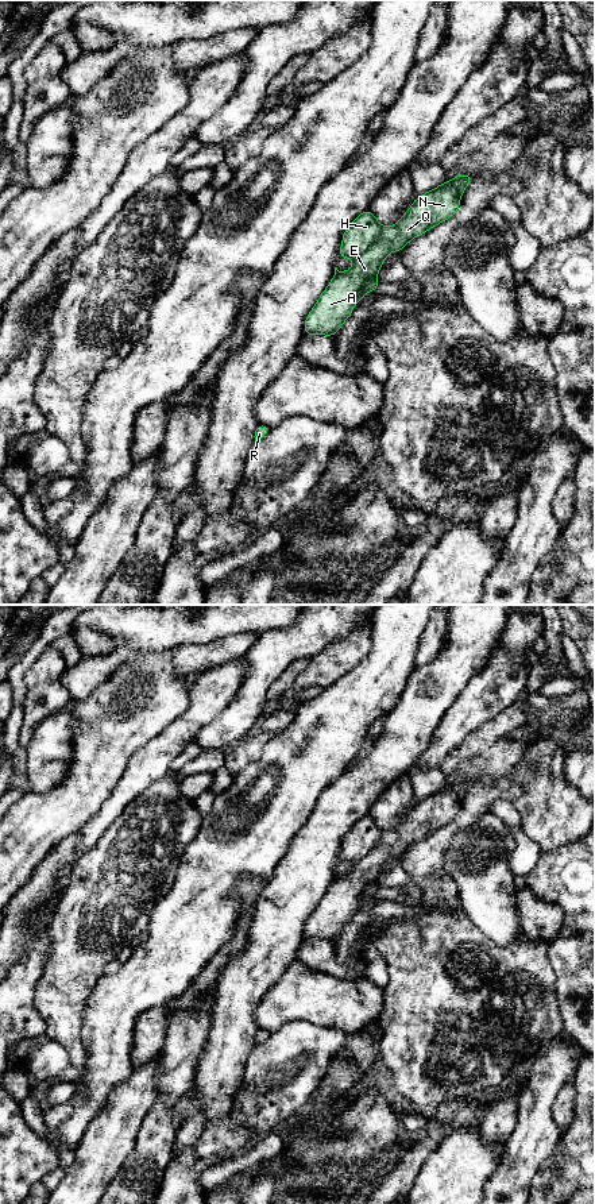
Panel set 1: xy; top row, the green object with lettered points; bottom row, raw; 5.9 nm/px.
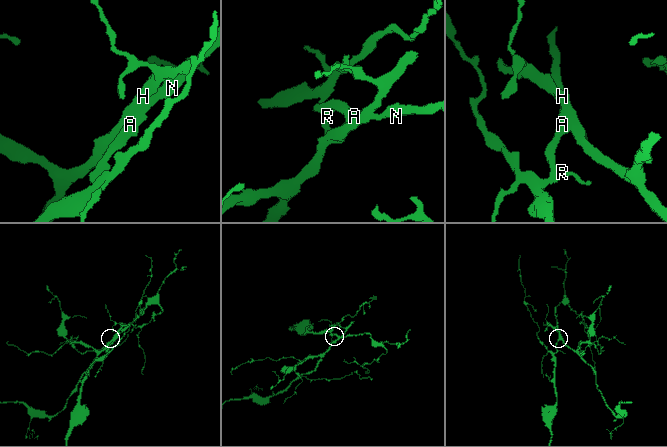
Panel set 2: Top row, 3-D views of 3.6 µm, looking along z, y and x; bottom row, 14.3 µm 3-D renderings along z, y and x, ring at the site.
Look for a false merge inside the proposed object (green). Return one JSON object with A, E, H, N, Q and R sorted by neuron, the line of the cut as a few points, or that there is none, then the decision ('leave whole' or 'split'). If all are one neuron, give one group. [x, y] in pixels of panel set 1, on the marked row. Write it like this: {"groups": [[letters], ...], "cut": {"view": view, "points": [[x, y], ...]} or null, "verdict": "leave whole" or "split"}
{"groups": [["A", "E", "N", "Q", "R"], ["H"]], "cut": {"view": "xy", "points": [[383, 227], [379, 236], [355, 258]]}, "verdict": "split"}

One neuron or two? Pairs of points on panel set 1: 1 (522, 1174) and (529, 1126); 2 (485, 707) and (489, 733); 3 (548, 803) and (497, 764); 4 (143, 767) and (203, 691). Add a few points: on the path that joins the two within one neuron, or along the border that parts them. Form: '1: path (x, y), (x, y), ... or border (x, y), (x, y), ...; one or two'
1: path (522, 1162), (529, 1138); one
2: border (514, 705), (507, 705), (486, 720), (463, 741); two
3: border (524, 757), (514, 774), (522, 792), (512, 801); two
4: path (162, 749), (201, 710); one

